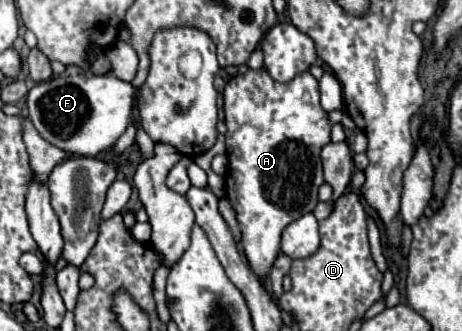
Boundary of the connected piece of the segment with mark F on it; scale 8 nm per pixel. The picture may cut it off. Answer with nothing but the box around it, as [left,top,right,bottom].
[26,71,136,157]

